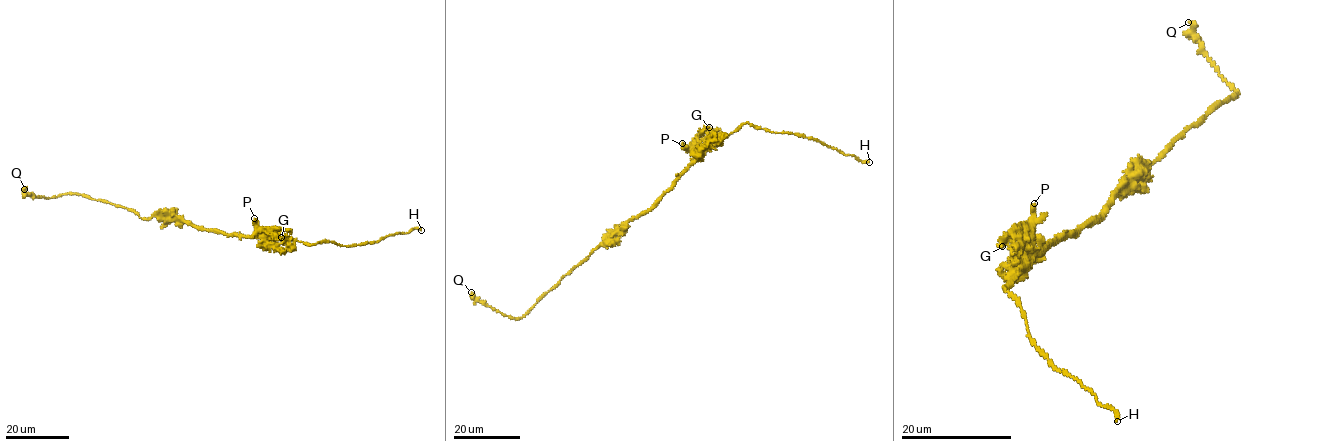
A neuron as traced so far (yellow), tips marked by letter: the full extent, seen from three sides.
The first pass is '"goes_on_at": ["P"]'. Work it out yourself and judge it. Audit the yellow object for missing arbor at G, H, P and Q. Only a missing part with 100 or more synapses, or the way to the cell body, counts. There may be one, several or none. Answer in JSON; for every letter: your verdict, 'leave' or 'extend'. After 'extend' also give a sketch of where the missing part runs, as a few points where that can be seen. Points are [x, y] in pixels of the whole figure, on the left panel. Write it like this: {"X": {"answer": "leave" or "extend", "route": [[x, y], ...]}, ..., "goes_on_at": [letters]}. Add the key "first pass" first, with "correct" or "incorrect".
{"first pass": "incorrect", "G": {"answer": "leave"}, "H": {"answer": "extend"}, "P": {"answer": "leave"}, "Q": {"answer": "leave"}, "goes_on_at": ["H"]}

